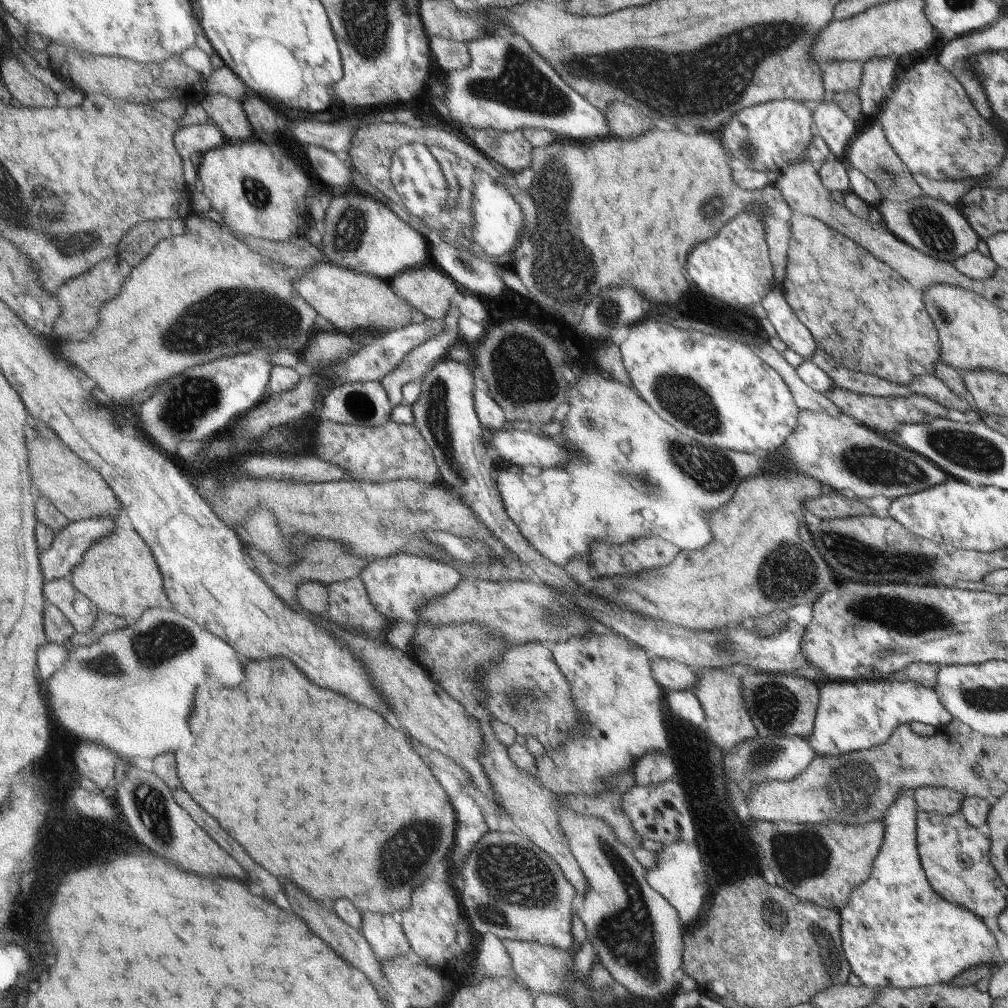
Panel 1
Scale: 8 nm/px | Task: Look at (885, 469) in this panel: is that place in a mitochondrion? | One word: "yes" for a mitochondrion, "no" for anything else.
yes

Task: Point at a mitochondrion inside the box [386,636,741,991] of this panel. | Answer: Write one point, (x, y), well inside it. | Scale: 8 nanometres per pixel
(515, 878)

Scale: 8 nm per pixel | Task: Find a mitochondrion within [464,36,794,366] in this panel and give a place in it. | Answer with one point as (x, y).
(560, 267)

